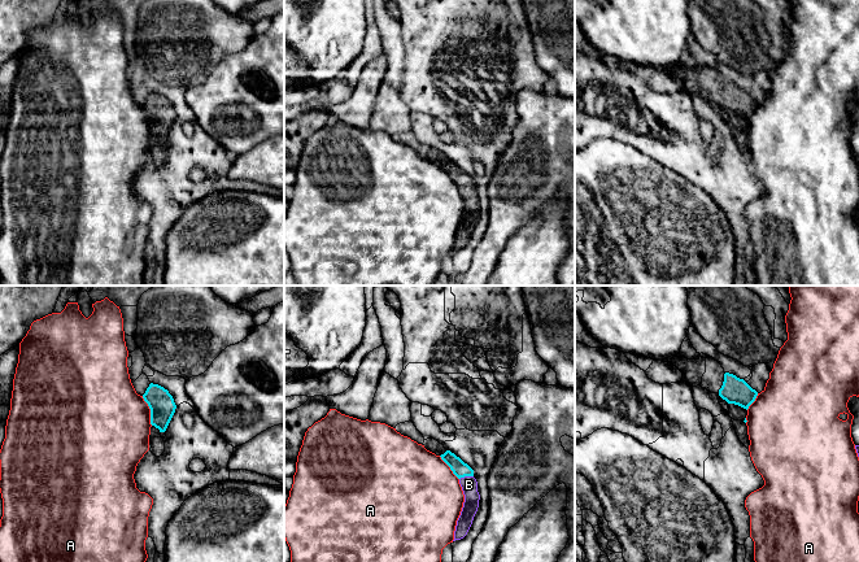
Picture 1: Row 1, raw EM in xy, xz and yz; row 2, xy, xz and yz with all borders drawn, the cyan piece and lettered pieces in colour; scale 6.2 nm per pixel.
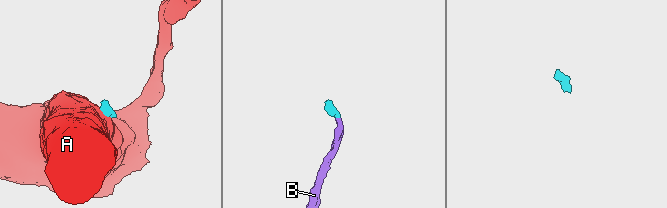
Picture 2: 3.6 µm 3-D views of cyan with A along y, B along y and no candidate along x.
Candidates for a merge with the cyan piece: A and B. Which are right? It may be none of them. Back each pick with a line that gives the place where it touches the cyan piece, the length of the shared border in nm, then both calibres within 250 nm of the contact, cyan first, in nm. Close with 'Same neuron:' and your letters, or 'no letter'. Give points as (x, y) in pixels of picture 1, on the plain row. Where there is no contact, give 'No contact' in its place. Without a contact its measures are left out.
B: Touches cyan at xz (466, 184). Shared border 90 nm. Thickness 100 nm (cyan) against 100 nm
Same neuron: B

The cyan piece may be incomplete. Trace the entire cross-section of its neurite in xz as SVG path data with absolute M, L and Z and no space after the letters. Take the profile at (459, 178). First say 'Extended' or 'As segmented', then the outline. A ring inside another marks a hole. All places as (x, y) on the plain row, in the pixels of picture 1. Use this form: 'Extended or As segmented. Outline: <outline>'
Extended. Outline: M446 160L440 166L459 188L459 193L465 204L463 217L454 240L453 250L455 250L463 248L467 244L479 217L480 204L478 201L478 191L474 187L474 179L467 173L465 173L450 160Z

